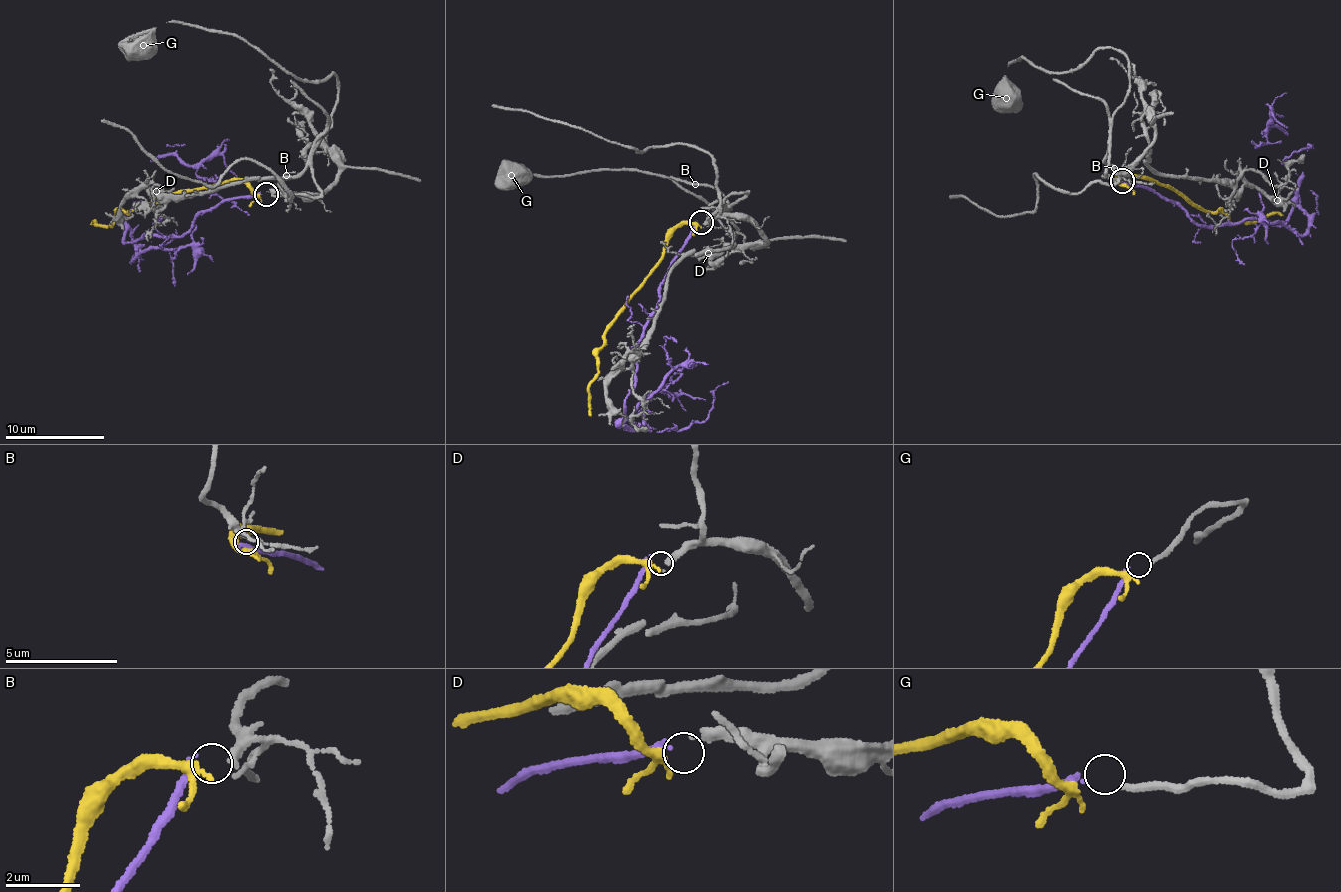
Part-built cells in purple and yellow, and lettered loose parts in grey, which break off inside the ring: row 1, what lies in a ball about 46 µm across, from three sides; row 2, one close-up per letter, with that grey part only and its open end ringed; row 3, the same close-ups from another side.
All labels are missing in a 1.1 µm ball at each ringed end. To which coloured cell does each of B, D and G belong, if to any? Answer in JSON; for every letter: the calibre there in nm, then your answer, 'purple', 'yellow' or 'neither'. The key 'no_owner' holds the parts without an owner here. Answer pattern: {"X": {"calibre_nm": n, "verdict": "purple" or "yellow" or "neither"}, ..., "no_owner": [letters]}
{"B": {"calibre_nm": 200, "verdict": "neither"}, "D": {"calibre_nm": 240, "verdict": "yellow"}, "G": {"calibre_nm": 200, "verdict": "purple"}, "no_owner": ["B"]}

